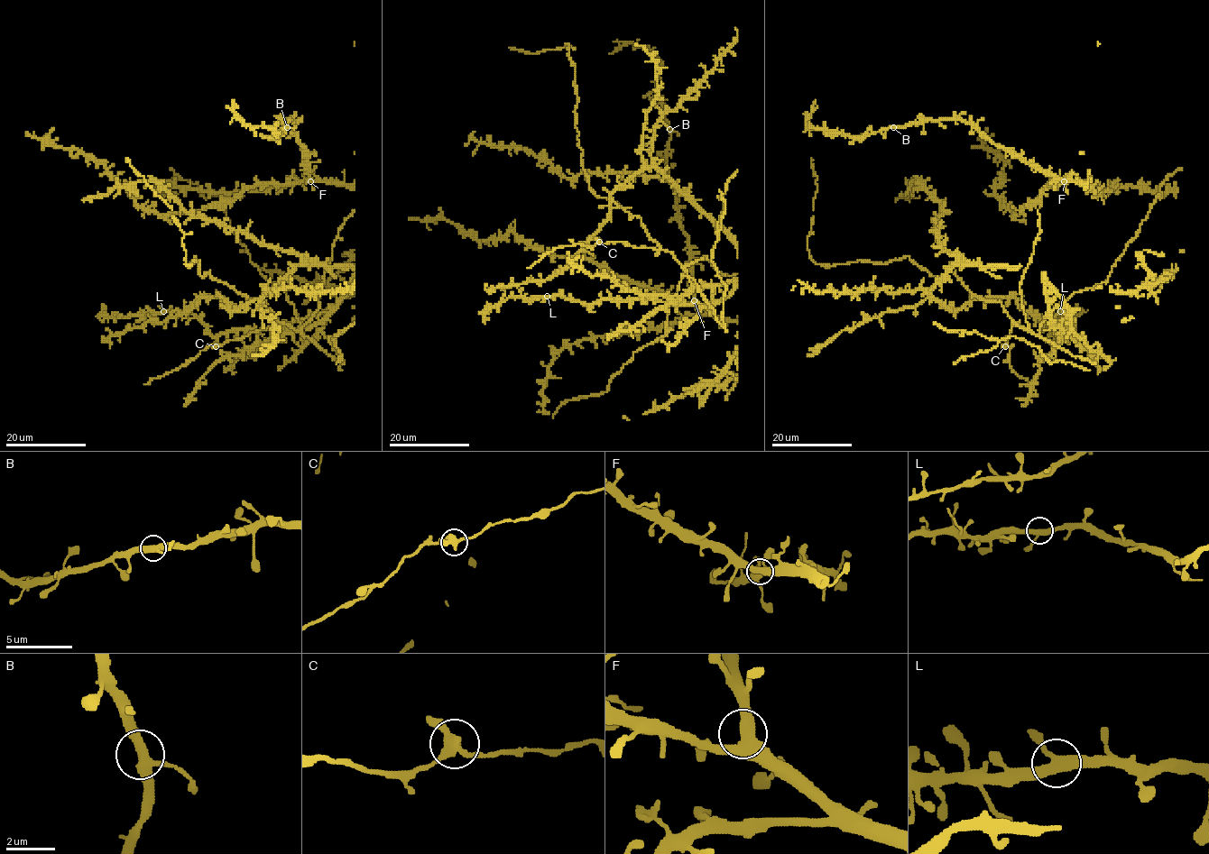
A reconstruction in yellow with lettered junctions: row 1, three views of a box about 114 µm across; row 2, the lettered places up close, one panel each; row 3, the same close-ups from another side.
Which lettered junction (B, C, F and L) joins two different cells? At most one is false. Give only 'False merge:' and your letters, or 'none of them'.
False merge: none of them

